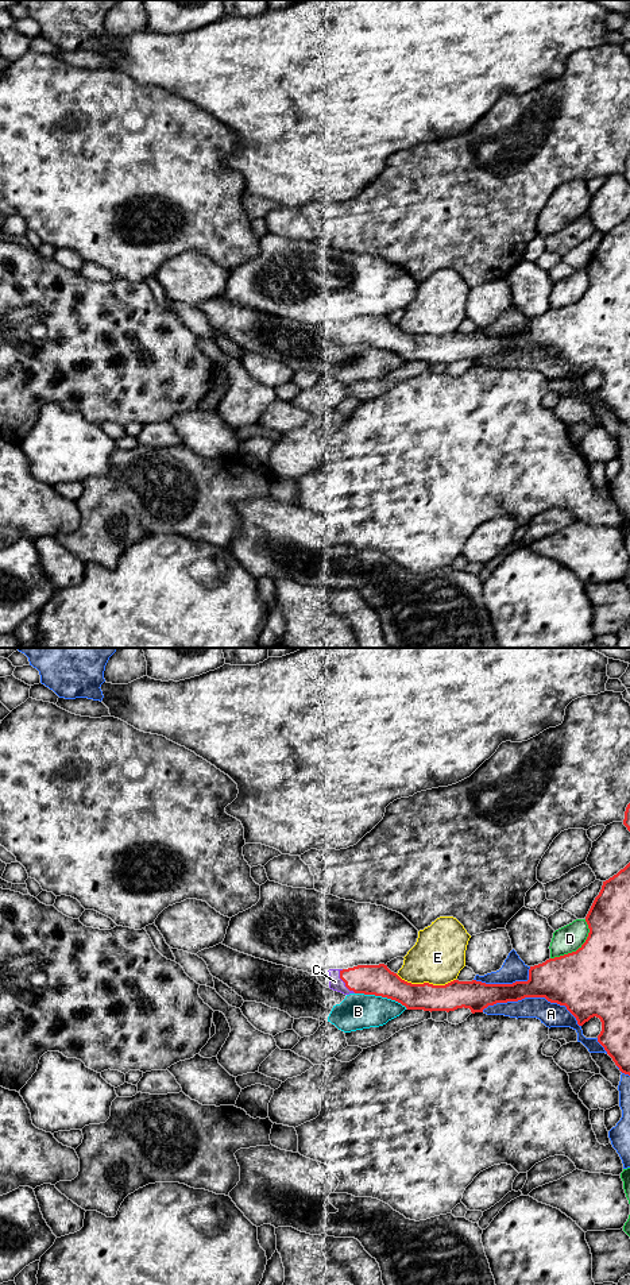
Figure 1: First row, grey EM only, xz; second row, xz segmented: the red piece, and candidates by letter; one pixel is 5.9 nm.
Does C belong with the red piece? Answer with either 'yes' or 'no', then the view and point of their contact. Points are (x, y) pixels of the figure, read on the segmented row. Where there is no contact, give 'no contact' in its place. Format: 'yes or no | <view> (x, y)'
yes | xz (344, 981)

